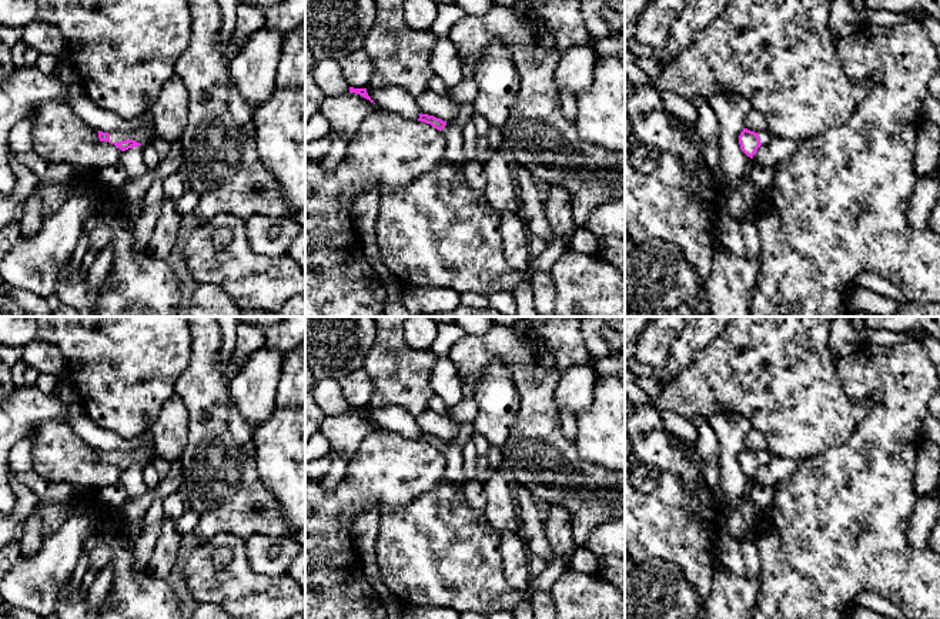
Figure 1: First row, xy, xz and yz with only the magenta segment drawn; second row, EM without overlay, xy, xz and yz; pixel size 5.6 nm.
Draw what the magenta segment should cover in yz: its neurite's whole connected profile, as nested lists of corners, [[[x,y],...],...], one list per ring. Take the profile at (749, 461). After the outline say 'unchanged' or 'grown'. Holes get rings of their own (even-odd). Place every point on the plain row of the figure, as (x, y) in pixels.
[[[743,448],[743,451],[739,455],[739,464],[740,464],[742,471],[747,476],[753,478],[755,472],[757,471],[757,468],[762,464],[767,464],[769,459],[772,458],[772,455],[773,454],[769,452],[767,449],[755,452],[755,451],[750,451],[747,448]]] | grown

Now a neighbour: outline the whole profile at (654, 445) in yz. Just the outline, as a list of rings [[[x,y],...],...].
[[[635,404],[625,421],[625,434],[630,438],[636,456],[629,476],[638,491],[653,492],[658,488],[659,484],[649,474],[650,466],[673,472],[689,489],[696,489],[702,484],[689,449],[666,429],[653,404]]]

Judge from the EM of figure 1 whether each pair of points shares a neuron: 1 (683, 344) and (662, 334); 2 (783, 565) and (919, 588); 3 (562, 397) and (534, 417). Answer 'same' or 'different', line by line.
1: different
2: same
3: different

